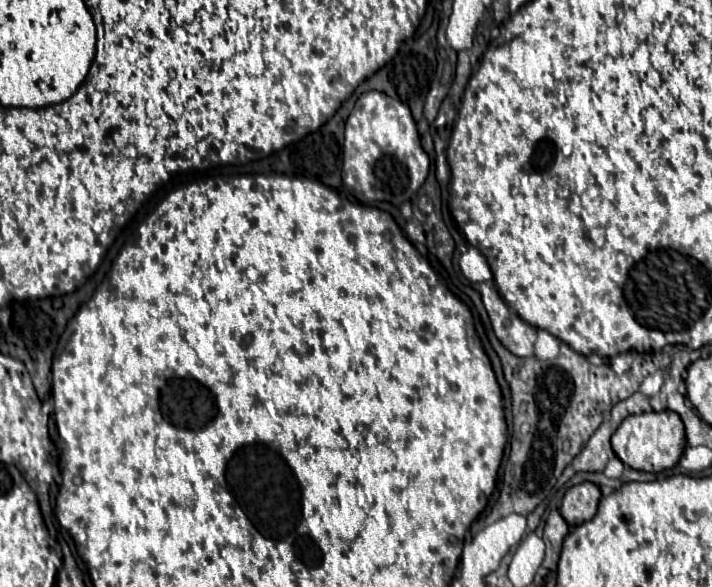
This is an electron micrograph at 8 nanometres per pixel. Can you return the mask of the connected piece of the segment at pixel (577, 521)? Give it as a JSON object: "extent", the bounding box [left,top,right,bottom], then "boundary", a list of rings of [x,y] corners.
{"extent":[560,482,600,526],"boundary":[[[582,482],[578,486],[572,486],[562,500],[560,514],[570,526],[580,526],[582,522],[594,518],[598,500],[600,500],[600,488],[592,482]]]}

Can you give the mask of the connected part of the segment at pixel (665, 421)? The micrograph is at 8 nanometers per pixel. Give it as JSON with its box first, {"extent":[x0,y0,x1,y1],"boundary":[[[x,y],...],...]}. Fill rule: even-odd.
{"extent":[612,412,686,472],"boundary":[[[644,412],[628,416],[612,434],[612,450],[630,468],[642,472],[662,472],[678,464],[686,448],[684,424],[676,412]]]}

